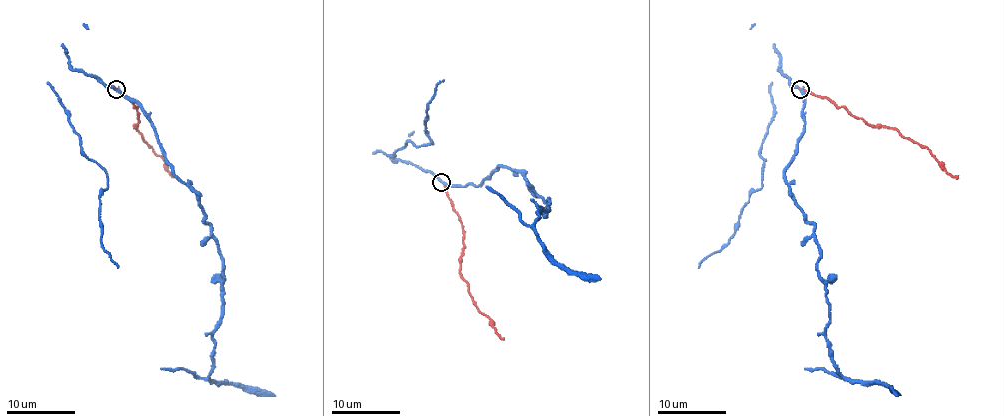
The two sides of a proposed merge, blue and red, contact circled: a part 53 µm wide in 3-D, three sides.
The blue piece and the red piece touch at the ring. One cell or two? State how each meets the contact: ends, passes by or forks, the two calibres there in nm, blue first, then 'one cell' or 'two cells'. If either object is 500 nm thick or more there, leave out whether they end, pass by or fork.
blue passes by | red ends | 260/80 nm | two cells

